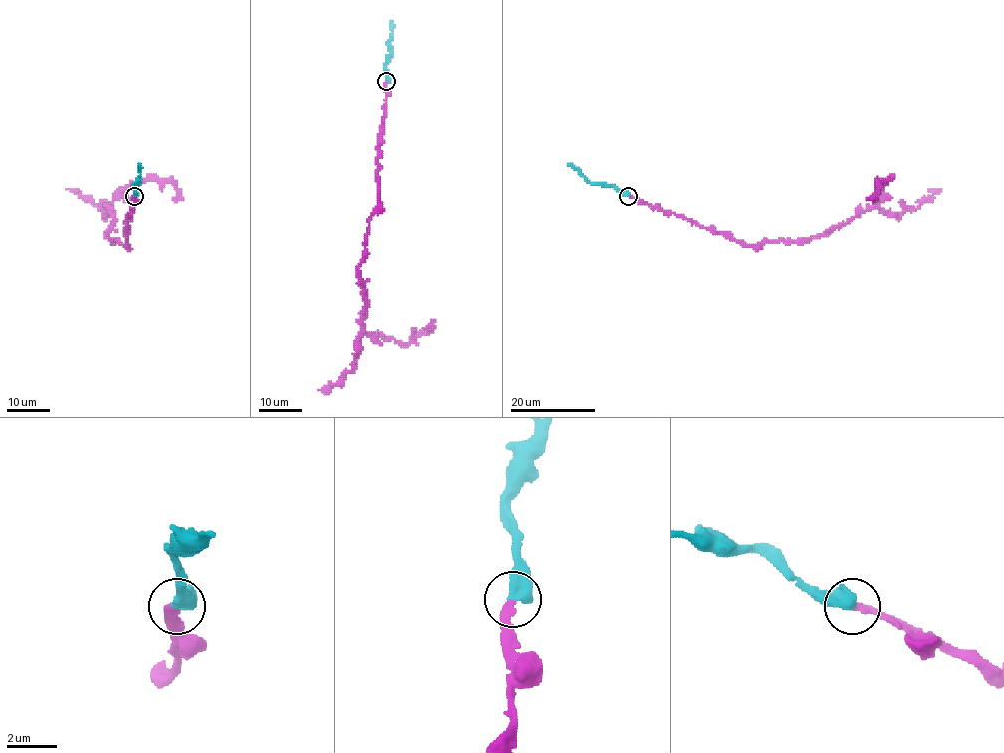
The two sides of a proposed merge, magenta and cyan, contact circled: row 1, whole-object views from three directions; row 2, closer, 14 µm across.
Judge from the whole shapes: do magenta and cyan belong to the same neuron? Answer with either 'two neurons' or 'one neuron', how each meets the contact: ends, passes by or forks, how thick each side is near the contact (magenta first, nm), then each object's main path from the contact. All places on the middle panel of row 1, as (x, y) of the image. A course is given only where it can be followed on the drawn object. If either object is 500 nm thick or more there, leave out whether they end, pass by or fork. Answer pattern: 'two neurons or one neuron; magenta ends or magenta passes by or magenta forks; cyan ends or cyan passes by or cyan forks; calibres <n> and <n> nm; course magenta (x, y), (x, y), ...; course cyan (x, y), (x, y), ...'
one neuron; calibres 280 and 600 nm; course magenta (386, 81), (377, 211), (359, 266), (367, 304), (363, 329), (410, 343), (434, 320); course cyan (386, 81), (385, 60), (390, 53), (392, 30), (390, 21)

